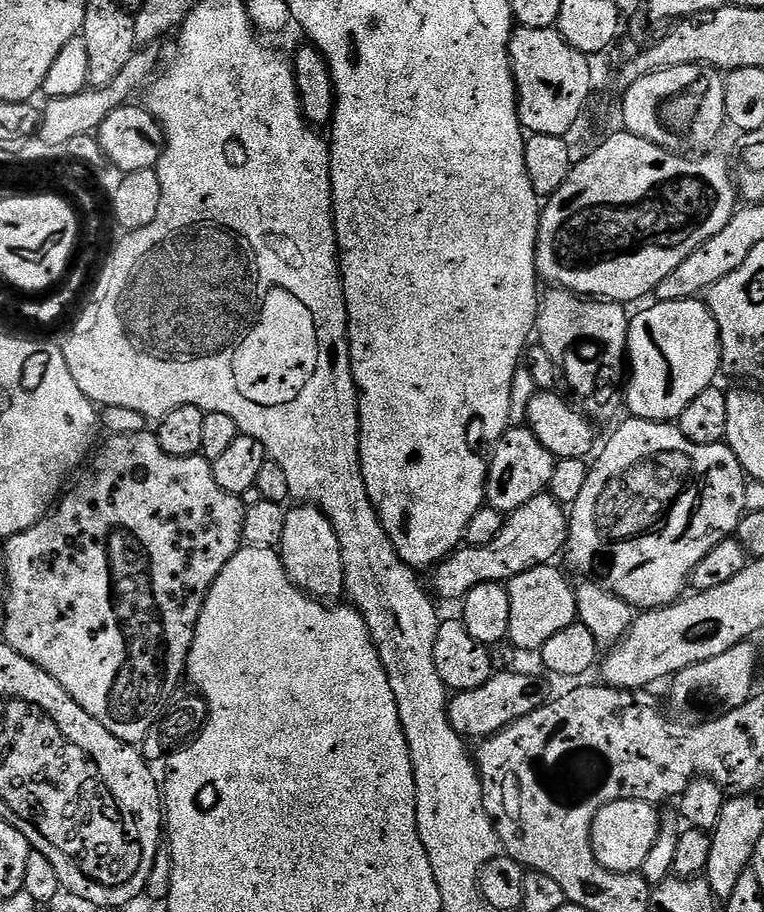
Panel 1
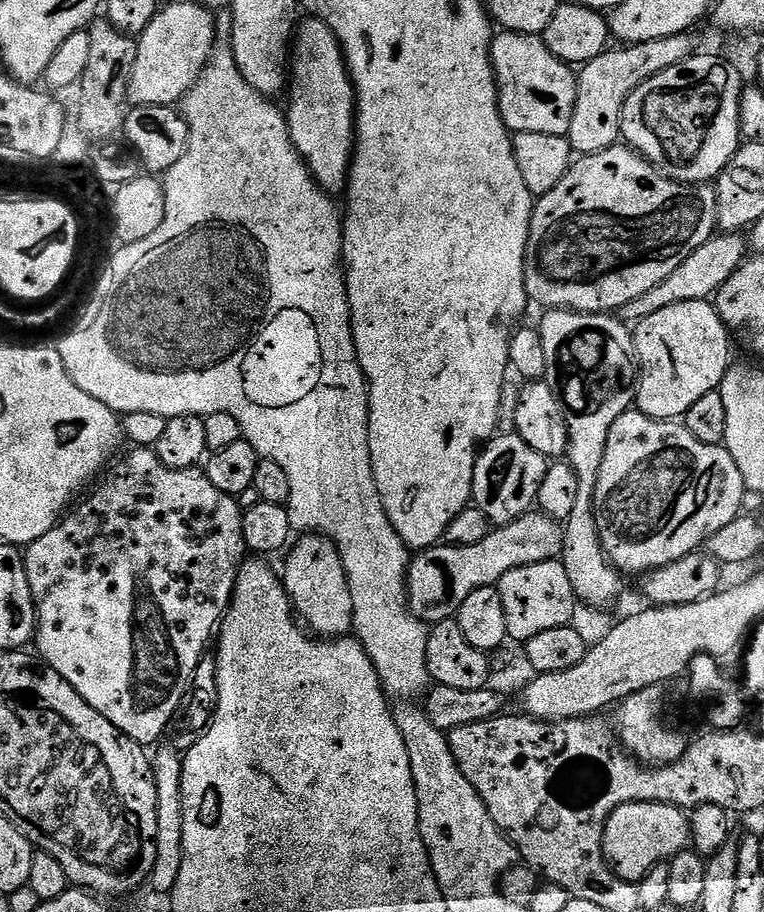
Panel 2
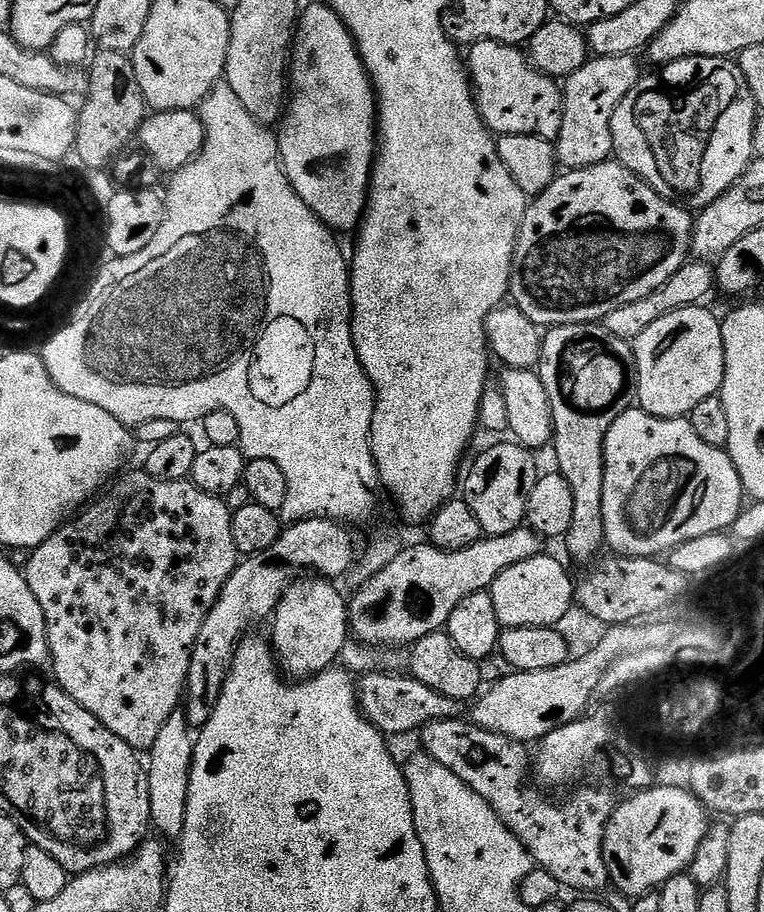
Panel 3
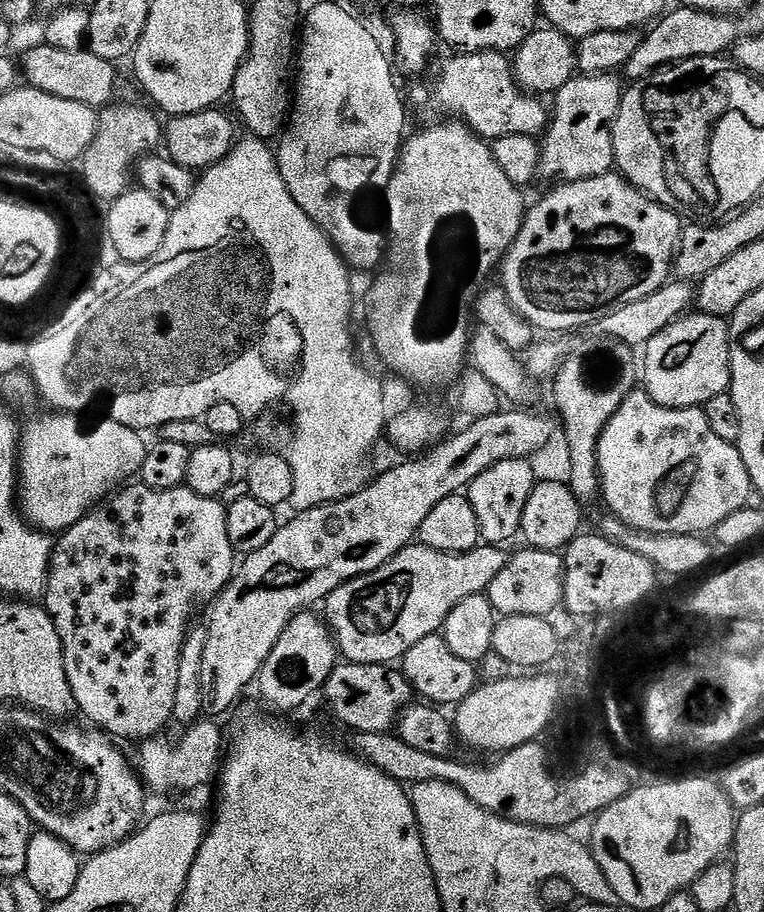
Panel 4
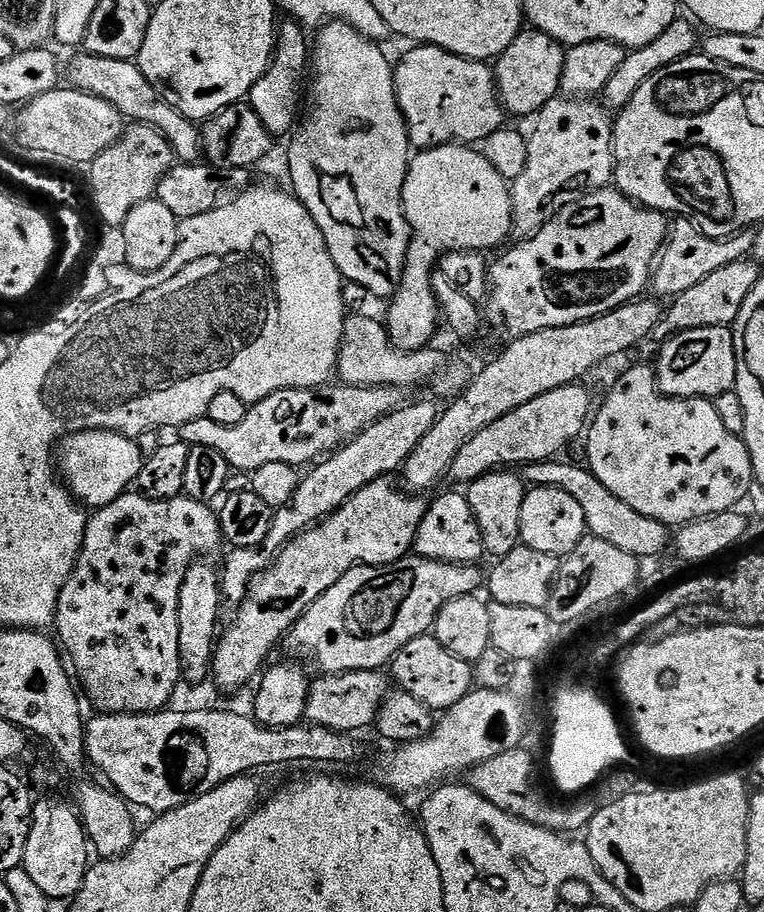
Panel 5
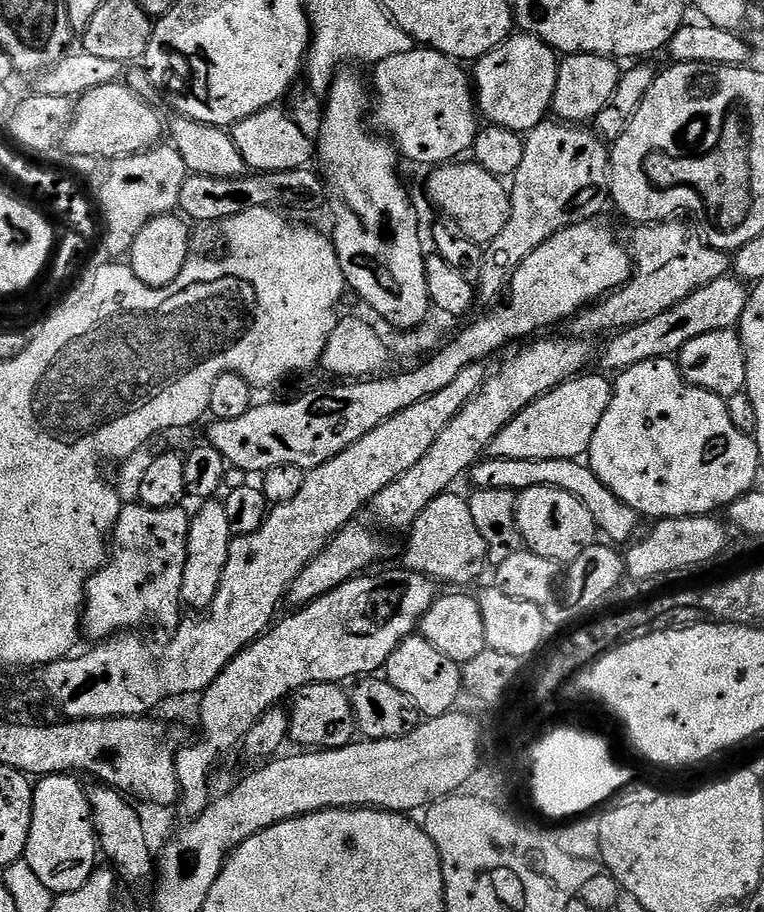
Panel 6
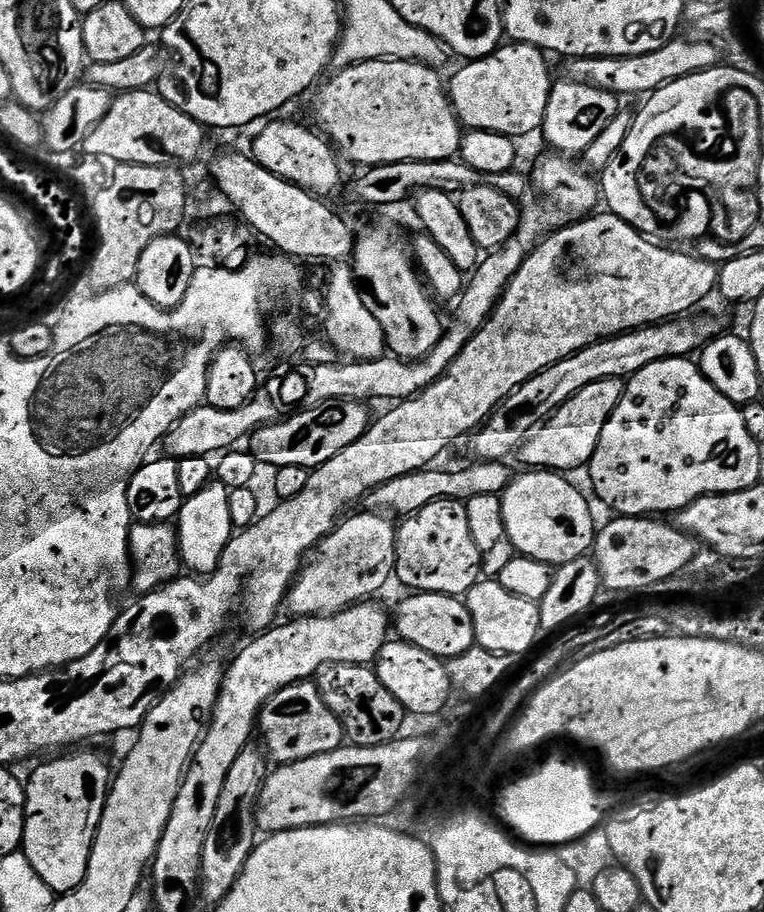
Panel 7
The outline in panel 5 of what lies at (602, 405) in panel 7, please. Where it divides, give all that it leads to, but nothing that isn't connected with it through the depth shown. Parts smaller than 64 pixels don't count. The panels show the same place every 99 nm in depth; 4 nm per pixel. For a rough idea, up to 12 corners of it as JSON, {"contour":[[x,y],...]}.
{"contour":[[583,383],[490,422],[458,450],[463,482],[541,464],[581,439]]}

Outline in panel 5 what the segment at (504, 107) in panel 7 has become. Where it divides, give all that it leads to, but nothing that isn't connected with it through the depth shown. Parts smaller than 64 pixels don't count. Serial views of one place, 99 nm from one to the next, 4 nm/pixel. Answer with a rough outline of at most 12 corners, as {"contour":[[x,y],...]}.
{"contour":[[521,31],[495,61],[502,103],[535,117],[561,95],[565,45]]}

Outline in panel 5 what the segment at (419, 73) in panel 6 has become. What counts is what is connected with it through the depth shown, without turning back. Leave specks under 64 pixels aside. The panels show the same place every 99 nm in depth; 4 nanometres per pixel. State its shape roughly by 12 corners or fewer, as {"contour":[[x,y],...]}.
{"contour":[[432,44],[394,68],[417,149],[505,127],[485,61]]}

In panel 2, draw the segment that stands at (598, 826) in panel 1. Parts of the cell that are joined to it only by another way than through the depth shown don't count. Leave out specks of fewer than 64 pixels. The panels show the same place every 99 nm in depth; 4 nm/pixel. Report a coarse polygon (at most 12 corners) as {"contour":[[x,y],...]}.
{"contour":[[623,804],[608,815],[604,856],[639,882],[690,844],[672,804]]}

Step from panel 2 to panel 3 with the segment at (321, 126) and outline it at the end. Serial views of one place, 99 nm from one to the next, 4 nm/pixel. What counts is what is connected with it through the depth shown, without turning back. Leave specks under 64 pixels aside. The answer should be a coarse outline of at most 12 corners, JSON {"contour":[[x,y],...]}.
{"contour":[[326,2],[297,19],[284,172],[329,228],[368,207],[378,99]]}

